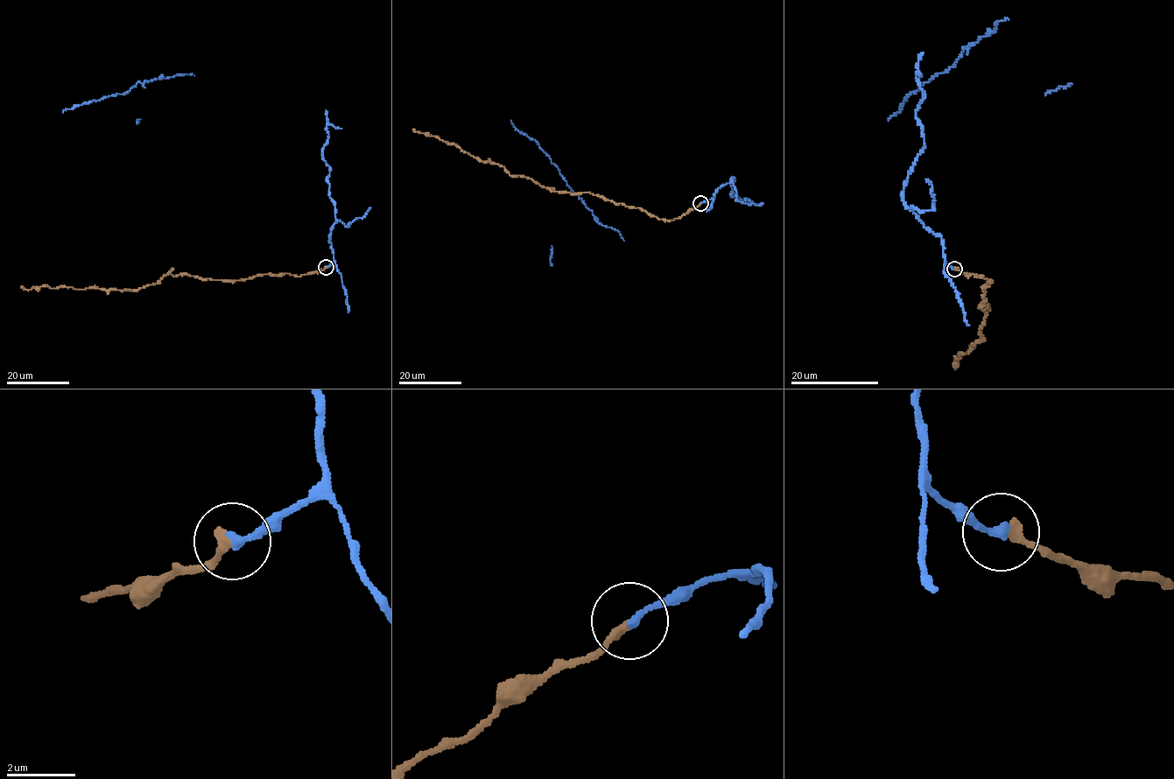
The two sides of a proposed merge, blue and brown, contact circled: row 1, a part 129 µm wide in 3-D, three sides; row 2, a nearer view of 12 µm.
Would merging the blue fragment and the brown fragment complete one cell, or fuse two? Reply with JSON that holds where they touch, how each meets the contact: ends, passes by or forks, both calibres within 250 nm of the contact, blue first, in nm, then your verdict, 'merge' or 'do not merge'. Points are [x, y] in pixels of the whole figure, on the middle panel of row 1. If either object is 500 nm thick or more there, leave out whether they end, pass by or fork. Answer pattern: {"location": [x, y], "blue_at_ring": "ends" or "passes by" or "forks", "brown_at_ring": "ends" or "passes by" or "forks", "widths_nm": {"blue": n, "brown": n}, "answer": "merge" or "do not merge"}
{"location": [700, 203], "blue_at_ring": "ends", "brown_at_ring": "ends", "widths_nm": {"blue": 260, "brown": 280}, "answer": "do not merge"}

